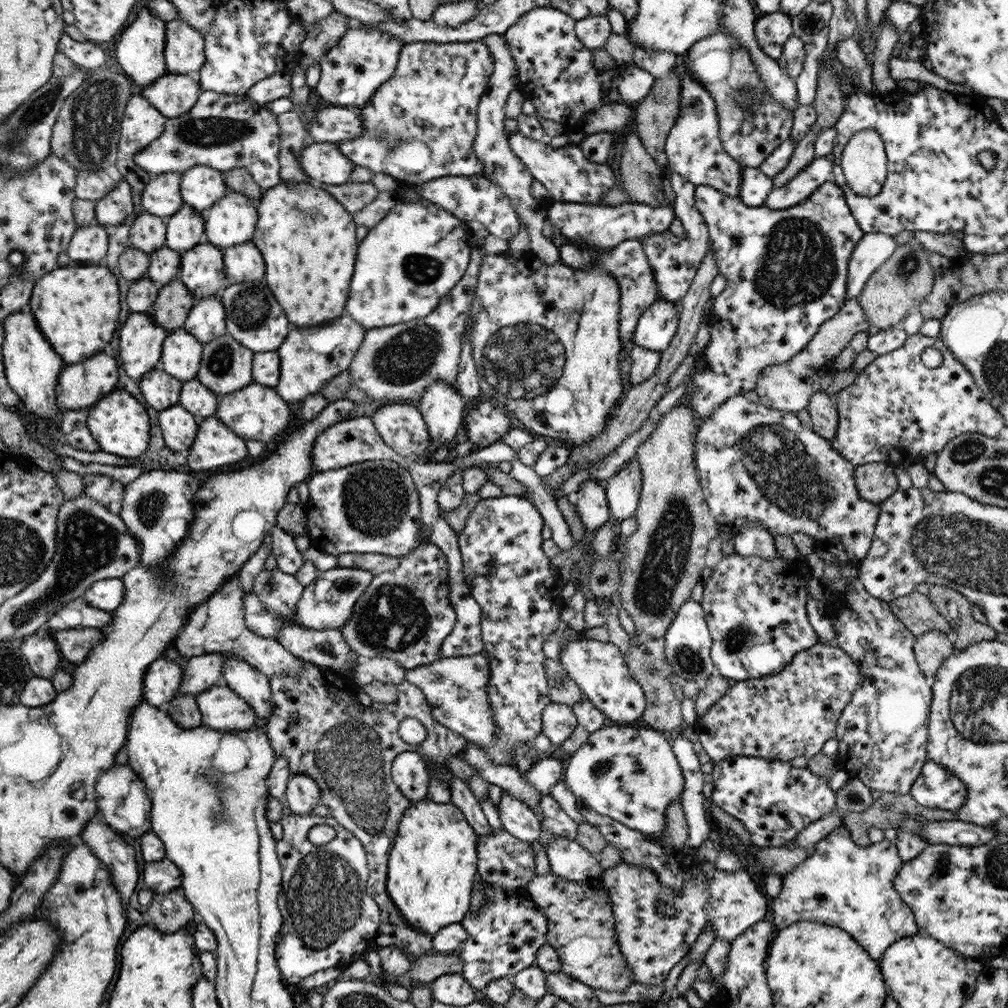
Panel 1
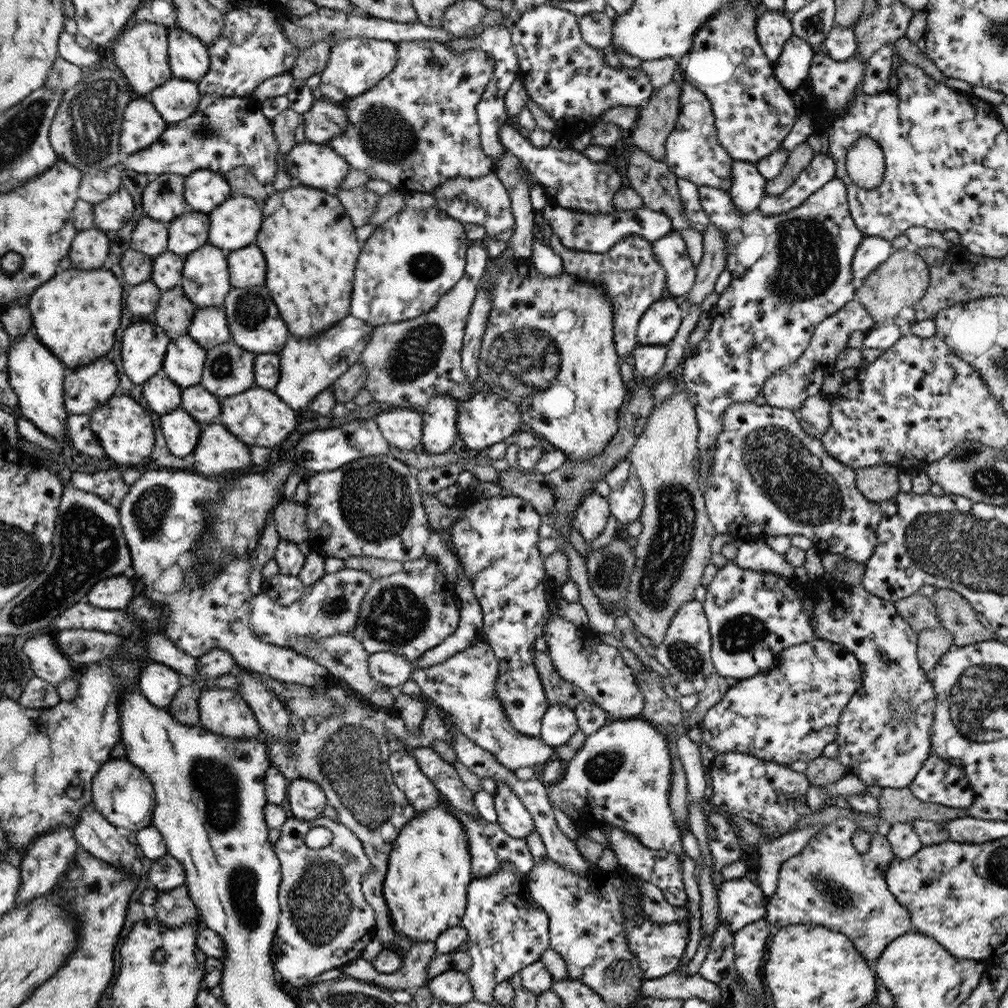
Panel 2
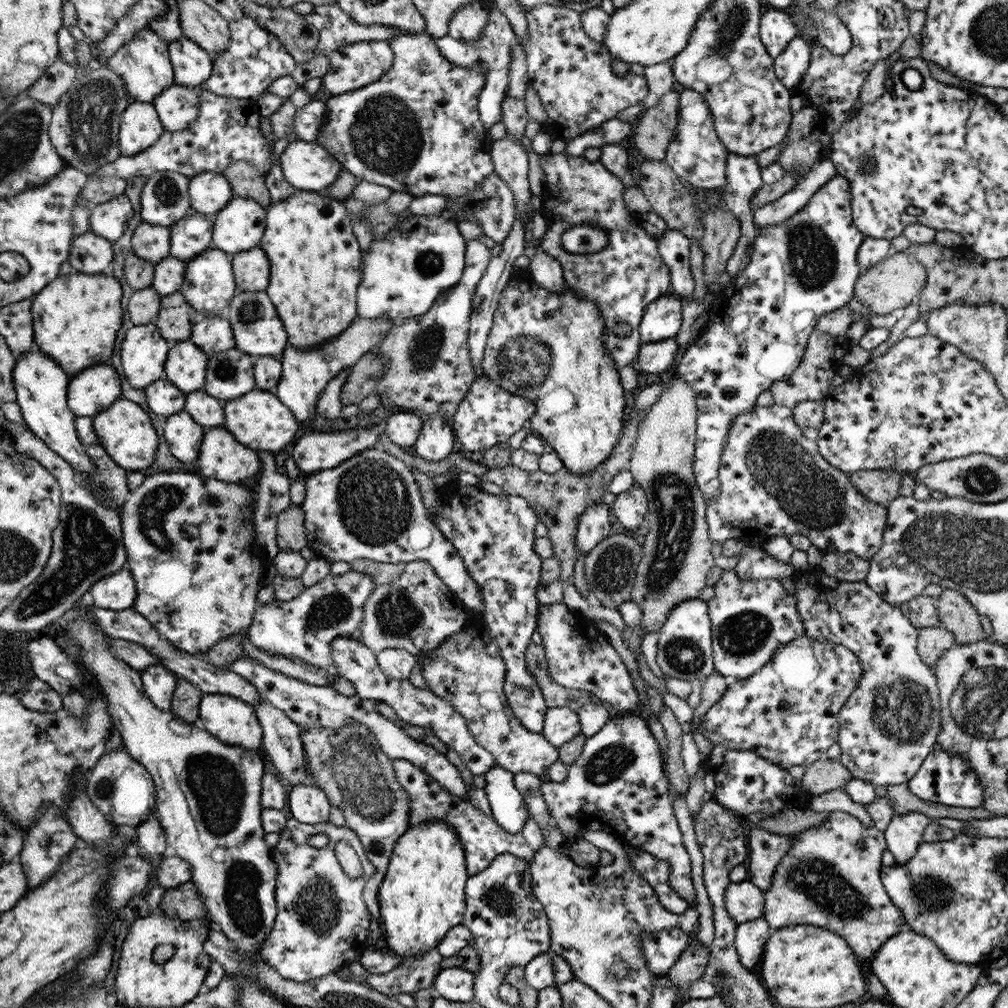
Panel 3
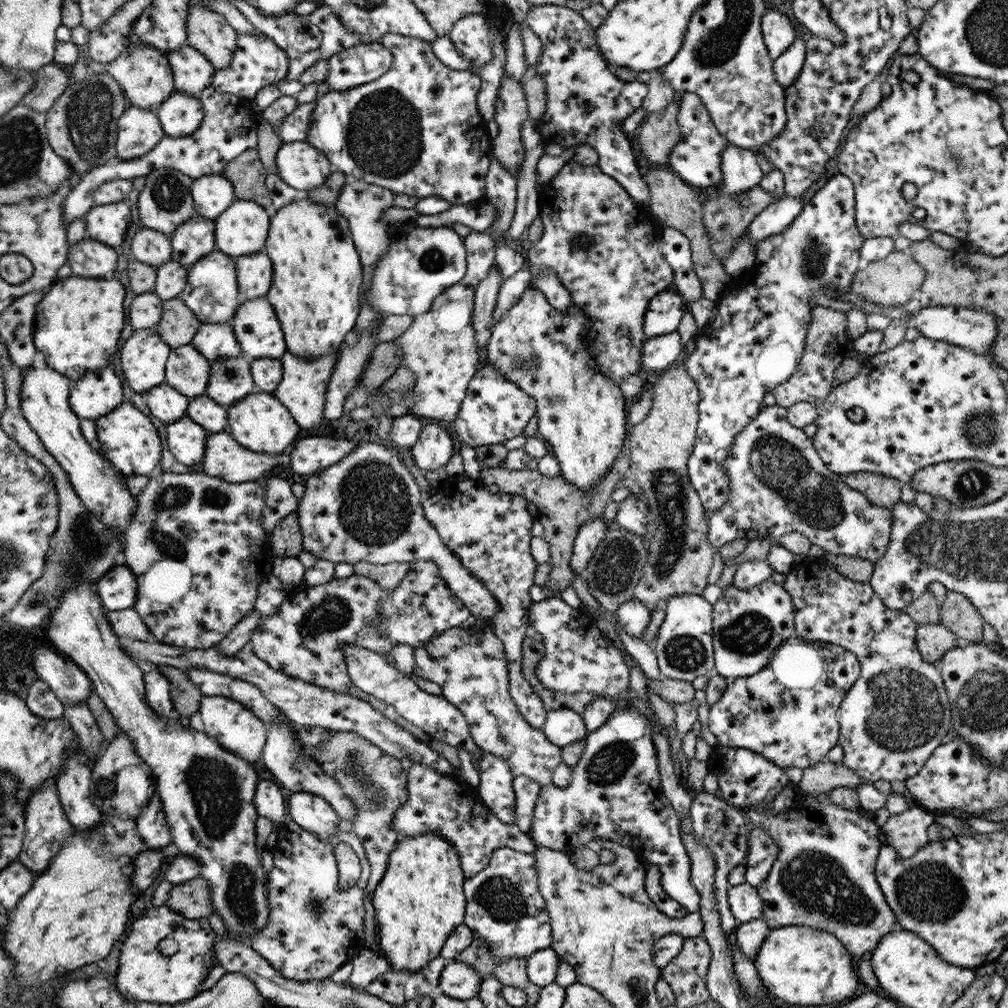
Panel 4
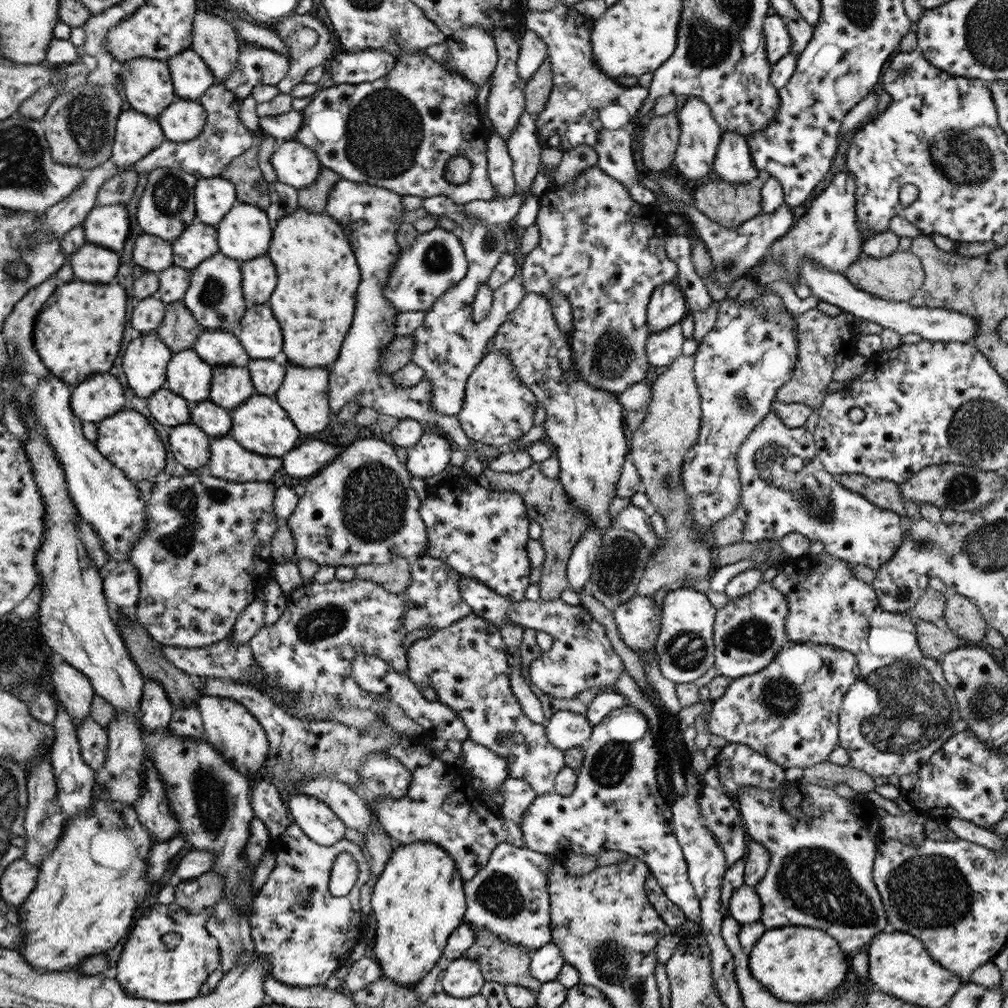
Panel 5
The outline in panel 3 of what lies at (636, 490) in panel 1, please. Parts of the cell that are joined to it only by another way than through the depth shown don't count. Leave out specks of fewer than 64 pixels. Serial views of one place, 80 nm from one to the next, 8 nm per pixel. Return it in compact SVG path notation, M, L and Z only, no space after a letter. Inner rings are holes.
M638 485L630 488L630 491L618 494L611 505L617 521L623 524L629 533L636 531L646 522L645 516L648 512L646 493Z

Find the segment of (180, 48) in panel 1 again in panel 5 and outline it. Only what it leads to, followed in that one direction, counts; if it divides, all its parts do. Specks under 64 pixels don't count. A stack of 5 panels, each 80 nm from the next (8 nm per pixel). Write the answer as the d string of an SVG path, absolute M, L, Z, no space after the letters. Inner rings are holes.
M191 48L167 59L171 79L179 98L198 101L216 84L215 75L206 61Z

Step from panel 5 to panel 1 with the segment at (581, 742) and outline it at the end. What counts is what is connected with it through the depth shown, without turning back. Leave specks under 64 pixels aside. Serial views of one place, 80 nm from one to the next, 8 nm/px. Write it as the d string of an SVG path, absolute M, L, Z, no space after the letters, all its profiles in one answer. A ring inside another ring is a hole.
M550 702L541 716L541 731L551 740L553 749L561 745L578 726L572 707L566 704Z

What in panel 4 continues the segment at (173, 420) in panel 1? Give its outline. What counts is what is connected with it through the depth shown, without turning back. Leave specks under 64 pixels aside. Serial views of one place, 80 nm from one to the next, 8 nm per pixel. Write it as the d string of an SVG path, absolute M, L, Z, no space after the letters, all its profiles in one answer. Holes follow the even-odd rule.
M188 416L166 426L167 442L175 459L186 466L199 466L205 458L208 431Z

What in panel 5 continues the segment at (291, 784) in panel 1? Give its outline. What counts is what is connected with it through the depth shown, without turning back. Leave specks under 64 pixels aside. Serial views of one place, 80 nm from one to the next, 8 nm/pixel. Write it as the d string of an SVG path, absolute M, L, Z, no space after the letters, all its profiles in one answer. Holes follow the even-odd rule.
M306 793L294 794L288 802L296 825L318 845L332 846L343 840L347 826L324 801Z

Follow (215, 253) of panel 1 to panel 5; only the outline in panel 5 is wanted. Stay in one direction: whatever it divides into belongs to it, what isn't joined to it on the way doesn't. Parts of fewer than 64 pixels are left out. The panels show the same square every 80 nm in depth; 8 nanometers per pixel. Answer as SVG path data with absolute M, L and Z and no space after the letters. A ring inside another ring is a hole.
M218 252L190 273L191 284L181 300L182 303L191 309L204 330L221 330L237 334L239 323L242 322L249 306L243 295L243 273L240 262Z

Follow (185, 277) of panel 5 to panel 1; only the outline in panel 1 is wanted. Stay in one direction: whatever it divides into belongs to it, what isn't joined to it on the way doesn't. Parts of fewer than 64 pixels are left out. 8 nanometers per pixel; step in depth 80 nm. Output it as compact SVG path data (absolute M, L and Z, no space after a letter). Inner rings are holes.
M166 246L149 254L149 271L146 278L160 287L179 278L182 271L182 254Z

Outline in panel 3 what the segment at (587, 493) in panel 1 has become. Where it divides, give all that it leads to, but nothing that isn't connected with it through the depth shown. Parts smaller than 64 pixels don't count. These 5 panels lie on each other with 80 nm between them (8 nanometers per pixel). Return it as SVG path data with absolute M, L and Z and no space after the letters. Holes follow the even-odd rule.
M590 504L579 518L575 547L587 555L600 541L610 535L609 505Z

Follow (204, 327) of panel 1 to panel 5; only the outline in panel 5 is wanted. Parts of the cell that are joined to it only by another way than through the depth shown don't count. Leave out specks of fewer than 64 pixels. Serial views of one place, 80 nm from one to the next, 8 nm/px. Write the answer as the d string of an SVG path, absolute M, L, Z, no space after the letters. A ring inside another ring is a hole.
M206 329L196 339L193 349L213 368L237 365L247 367L251 360L234 332Z

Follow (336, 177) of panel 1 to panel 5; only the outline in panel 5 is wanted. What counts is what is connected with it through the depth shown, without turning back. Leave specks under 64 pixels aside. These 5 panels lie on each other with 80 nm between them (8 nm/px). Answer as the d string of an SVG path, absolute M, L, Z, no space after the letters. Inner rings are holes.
M296 140L279 142L270 162L277 180L296 189L314 183L324 167L305 144Z

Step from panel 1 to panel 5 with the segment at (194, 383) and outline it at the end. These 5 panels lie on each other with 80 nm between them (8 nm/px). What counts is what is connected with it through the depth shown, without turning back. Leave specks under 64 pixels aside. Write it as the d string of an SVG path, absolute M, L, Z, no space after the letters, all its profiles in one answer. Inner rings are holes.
M211 400L191 405L191 423L199 426L211 438L229 435L234 427L229 410Z

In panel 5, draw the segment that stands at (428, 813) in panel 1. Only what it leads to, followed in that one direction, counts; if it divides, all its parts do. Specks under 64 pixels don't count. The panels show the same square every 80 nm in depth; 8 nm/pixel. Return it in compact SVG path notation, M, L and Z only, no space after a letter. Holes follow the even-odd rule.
M428 842L395 845L386 870L377 879L372 894L372 911L376 916L374 959L382 969L382 979L392 979L402 986L416 986L436 967L443 956L447 940L464 923L467 911L466 890L455 858L443 846Z

